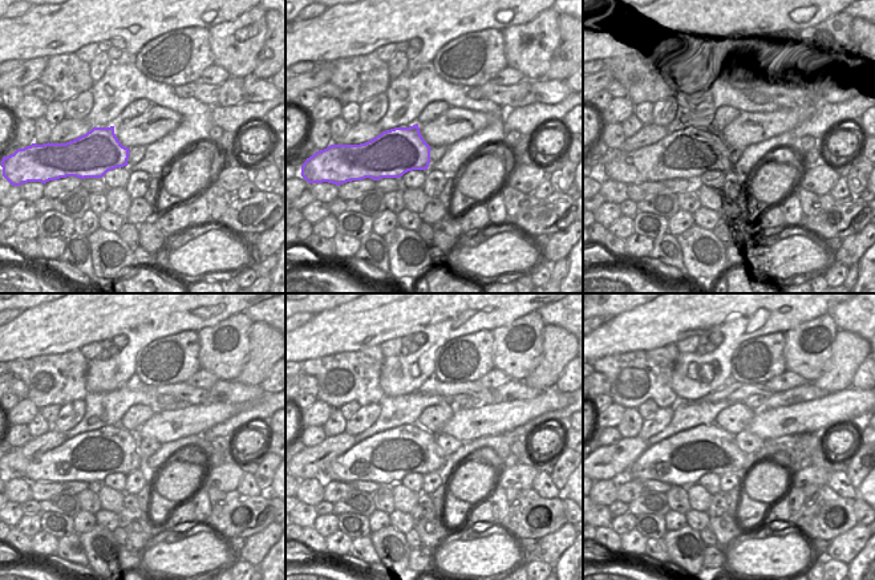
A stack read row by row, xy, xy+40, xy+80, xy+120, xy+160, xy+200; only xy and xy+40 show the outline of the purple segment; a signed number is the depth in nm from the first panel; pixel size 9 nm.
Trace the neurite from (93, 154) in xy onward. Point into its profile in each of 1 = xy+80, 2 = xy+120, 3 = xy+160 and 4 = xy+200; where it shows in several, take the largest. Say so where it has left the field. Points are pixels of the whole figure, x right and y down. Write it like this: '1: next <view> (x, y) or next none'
1: next xy+80 (688, 155)
2: next xy+120 (90, 457)
3: next xy+160 (387, 457)
4: next xy+200 (681, 459)

